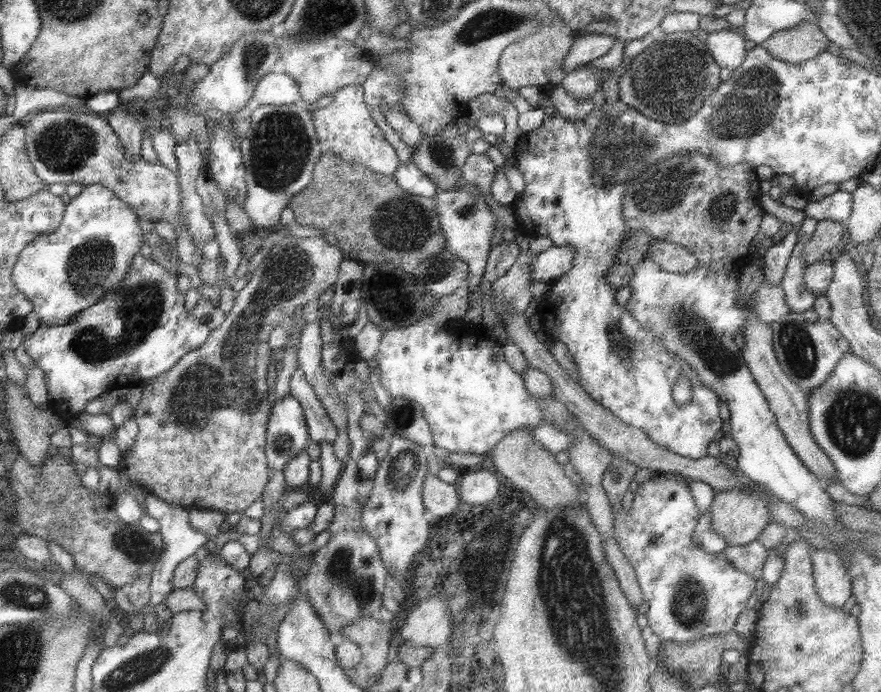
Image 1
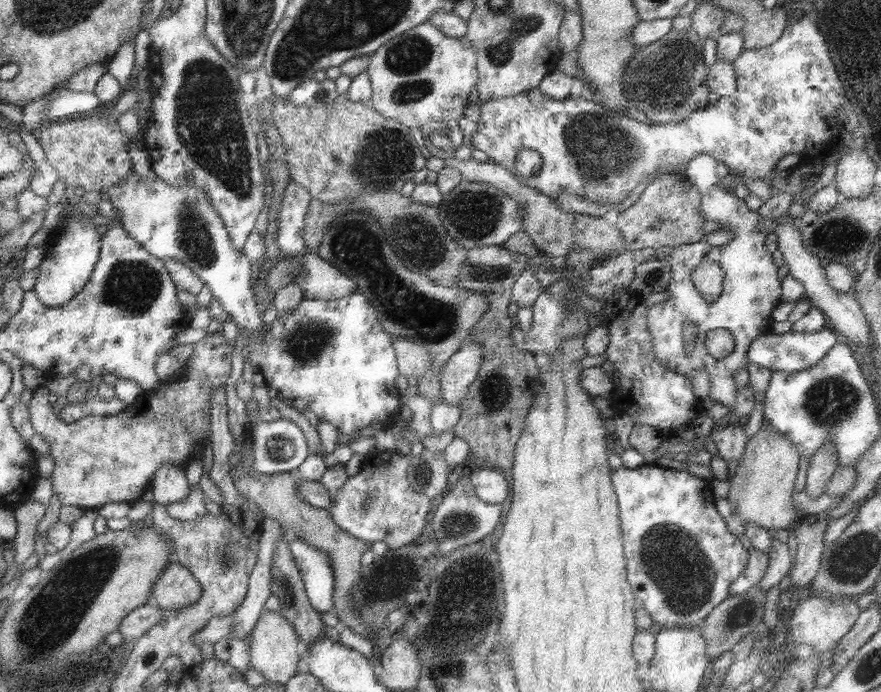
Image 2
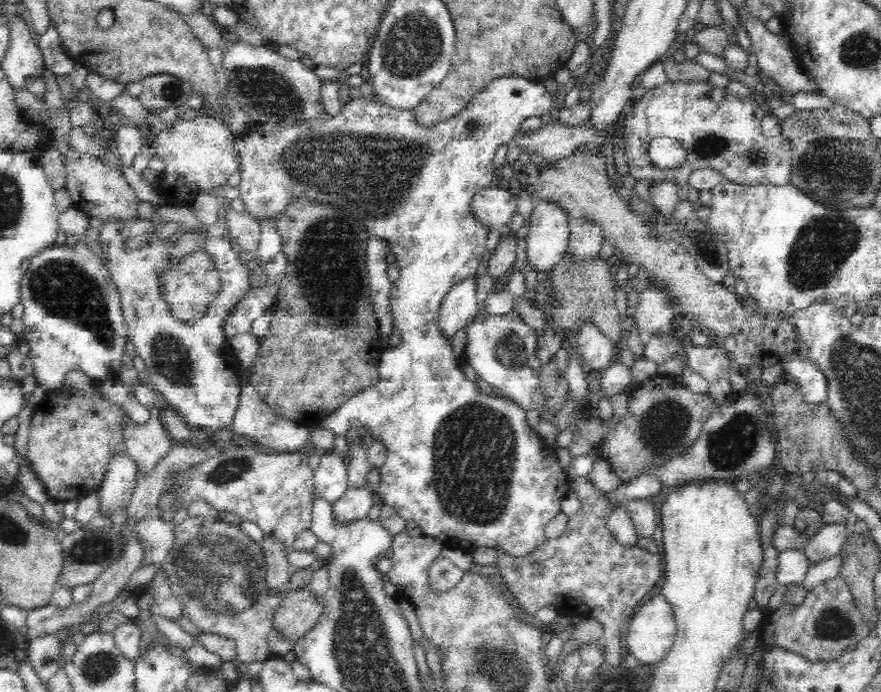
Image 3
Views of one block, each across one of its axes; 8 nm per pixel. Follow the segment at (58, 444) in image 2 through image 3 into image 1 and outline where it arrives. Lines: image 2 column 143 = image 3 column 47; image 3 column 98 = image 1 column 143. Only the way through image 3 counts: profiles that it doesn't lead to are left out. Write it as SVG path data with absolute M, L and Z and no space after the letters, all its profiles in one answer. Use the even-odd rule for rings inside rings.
M287 234L285 240L273 244L269 248L269 252L265 254L265 258L261 260L261 264L255 268L255 272L251 274L249 282L235 294L233 300L233 308L229 310L229 314L225 316L223 324L215 330L209 332L209 338L205 340L203 346L199 346L195 352L185 354L183 358L179 358L179 362L167 370L165 374L159 374L157 378L149 380L143 386L143 394L139 404L133 410L133 420L137 422L137 438L131 446L129 452L123 452L123 460L119 470L129 474L129 480L133 486L143 488L143 492L151 492L153 496L157 496L159 500L163 500L169 506L183 506L183 508L195 508L195 510L211 510L211 512L221 512L221 514L241 514L247 506L251 506L257 498L261 498L267 482L269 482L269 468L267 468L267 456L265 456L265 434L267 434L267 422L269 422L269 412L273 406L269 406L267 402L267 366L271 360L271 346L269 346L269 336L275 328L285 326L287 318L293 316L297 310L301 310L307 302L317 300L327 288L333 288L337 274L339 274L339 266L343 262L343 252L339 252L337 246L329 246L325 242L323 236L315 236L315 238L291 238Z

